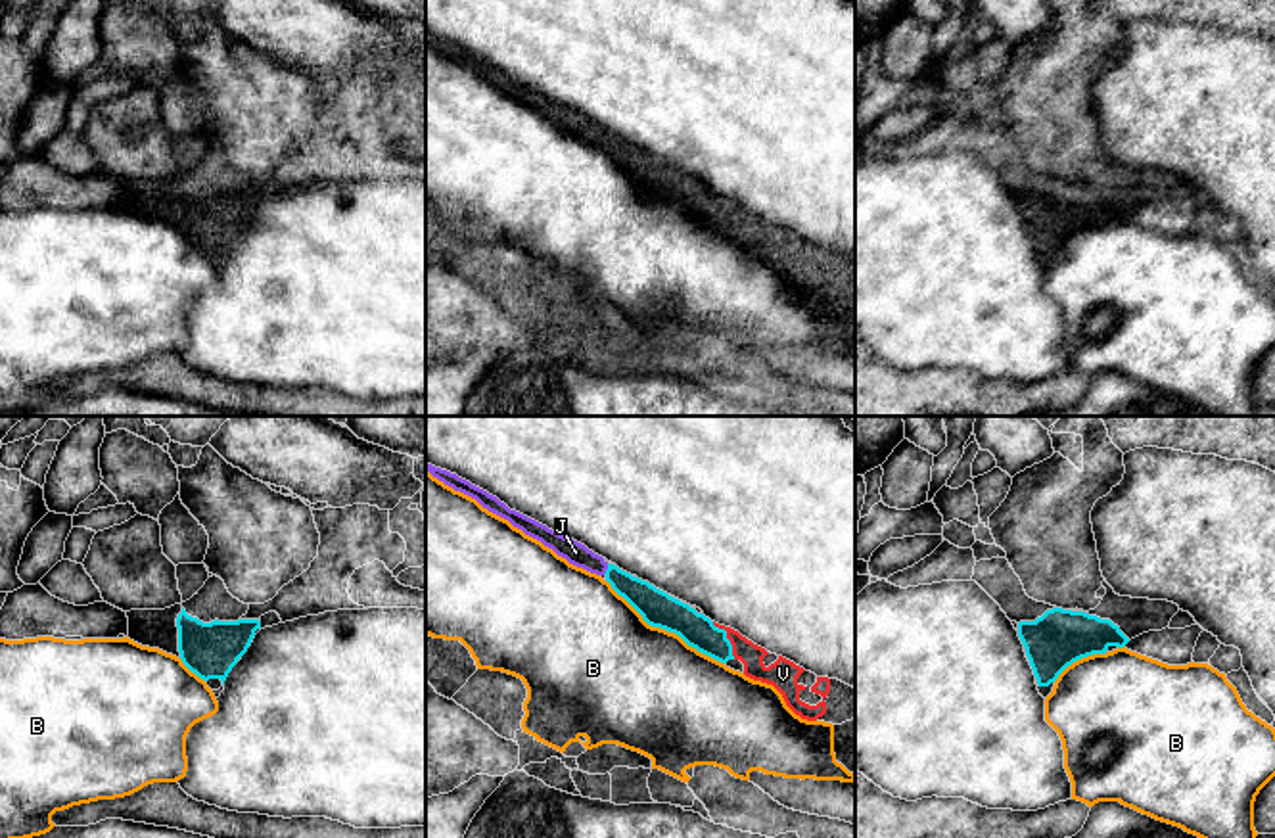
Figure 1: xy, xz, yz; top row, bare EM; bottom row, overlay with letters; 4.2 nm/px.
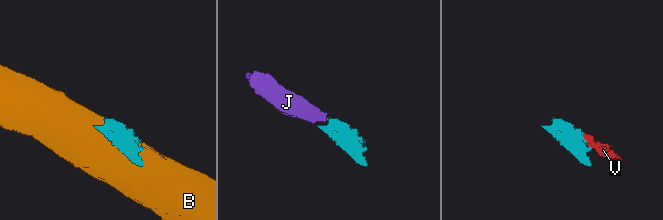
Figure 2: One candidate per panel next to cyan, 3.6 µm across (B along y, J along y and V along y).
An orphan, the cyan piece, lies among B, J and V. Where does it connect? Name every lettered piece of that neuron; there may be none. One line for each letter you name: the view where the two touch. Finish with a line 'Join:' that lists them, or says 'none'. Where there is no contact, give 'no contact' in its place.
J: xz
V: xz
Join: J, V

